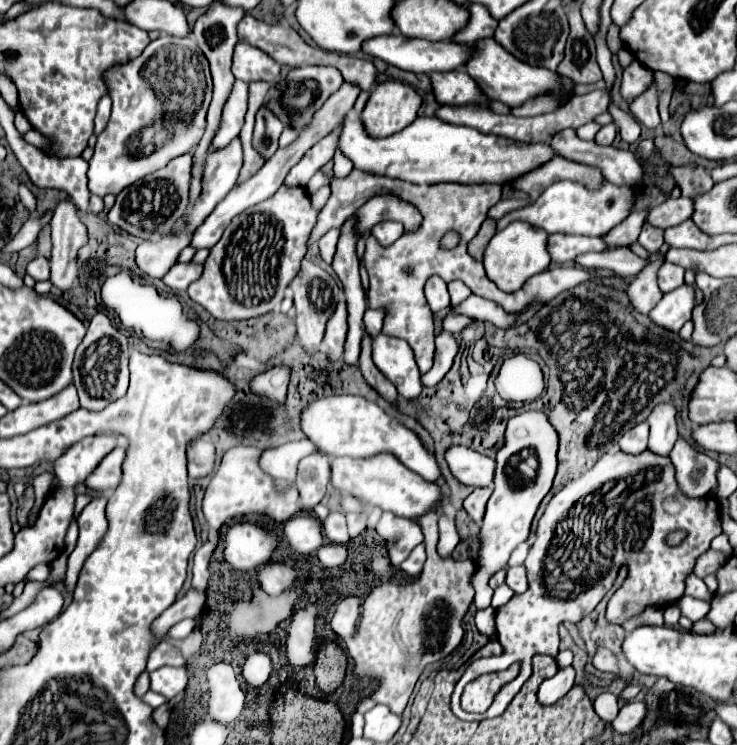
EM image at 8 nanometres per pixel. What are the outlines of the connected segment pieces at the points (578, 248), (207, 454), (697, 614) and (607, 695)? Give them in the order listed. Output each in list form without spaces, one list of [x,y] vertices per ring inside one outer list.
[[[550,234],[548,250],[554,262],[564,264],[576,260],[576,256],[586,252],[602,252],[606,244],[602,238],[588,238],[588,236],[568,236],[568,234]]]
[[[206,436],[194,438],[188,444],[186,454],[188,454],[188,476],[190,476],[190,480],[202,478],[202,476],[212,472],[212,468],[214,468],[214,444]]]
[[[682,596],[680,602],[678,602],[678,606],[680,606],[682,614],[684,614],[686,618],[690,618],[692,622],[702,620],[702,618],[708,614],[708,610],[710,610],[710,604],[702,602],[702,600],[696,600],[696,598],[692,598],[692,596]]]
[[[603,692],[593,703],[596,713],[607,722],[611,722],[619,712],[618,698],[610,692]]]

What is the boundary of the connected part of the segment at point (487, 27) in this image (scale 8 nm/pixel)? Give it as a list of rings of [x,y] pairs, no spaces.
[[[468,4],[468,10],[472,10],[472,26],[468,24],[468,28],[464,28],[464,32],[460,32],[460,36],[456,36],[456,40],[464,40],[464,42],[476,42],[476,40],[484,40],[484,38],[492,38],[498,22],[490,16],[490,12],[480,6],[480,4]]]

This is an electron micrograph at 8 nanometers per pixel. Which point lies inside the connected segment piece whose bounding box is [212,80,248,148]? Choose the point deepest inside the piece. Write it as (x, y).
(233, 116)

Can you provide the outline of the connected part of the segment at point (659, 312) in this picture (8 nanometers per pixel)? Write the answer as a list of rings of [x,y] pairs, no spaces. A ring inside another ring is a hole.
[[[682,284],[672,292],[666,292],[662,300],[652,308],[650,318],[668,330],[680,330],[690,318],[696,306],[696,284]]]

